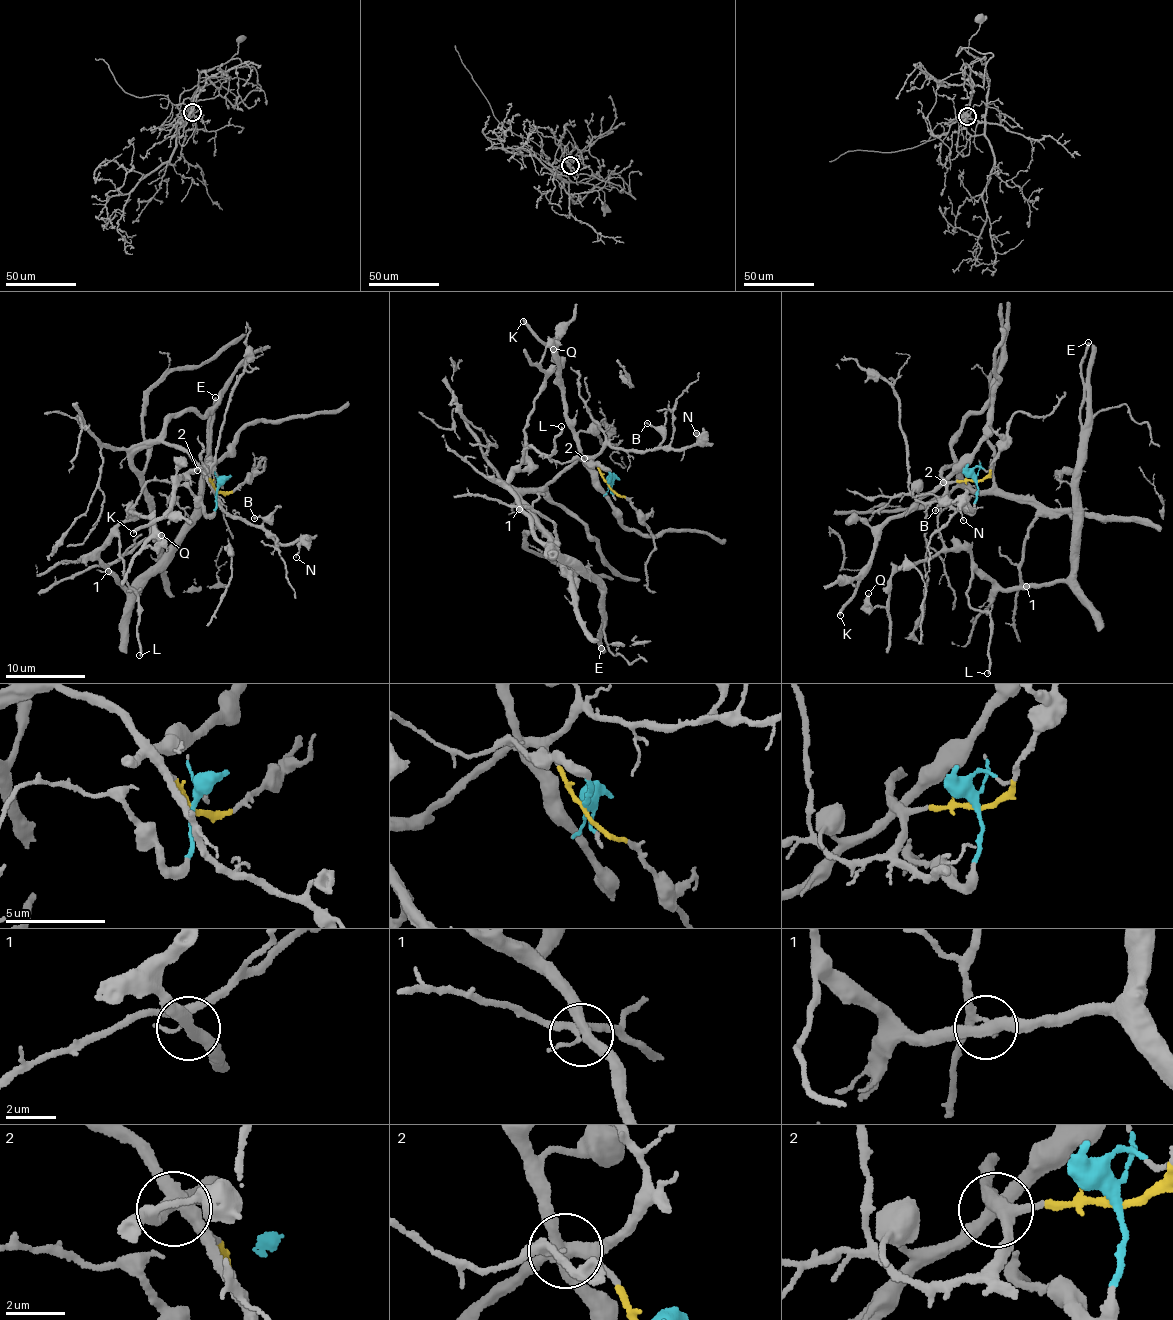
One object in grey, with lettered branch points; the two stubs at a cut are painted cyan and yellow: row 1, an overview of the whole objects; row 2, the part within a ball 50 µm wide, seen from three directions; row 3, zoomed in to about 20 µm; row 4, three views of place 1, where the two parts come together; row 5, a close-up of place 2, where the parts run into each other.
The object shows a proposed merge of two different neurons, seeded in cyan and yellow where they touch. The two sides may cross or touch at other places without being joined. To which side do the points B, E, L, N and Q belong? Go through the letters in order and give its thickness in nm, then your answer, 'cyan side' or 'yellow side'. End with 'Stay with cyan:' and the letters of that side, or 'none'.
B: calibre 170 nm; yellow side
E: calibre 200 nm; cyan side
L: calibre 180 nm; cyan side
N: calibre 140 nm; yellow side
Q: calibre 220 nm; cyan side
Stay with cyan: E, L, Q

